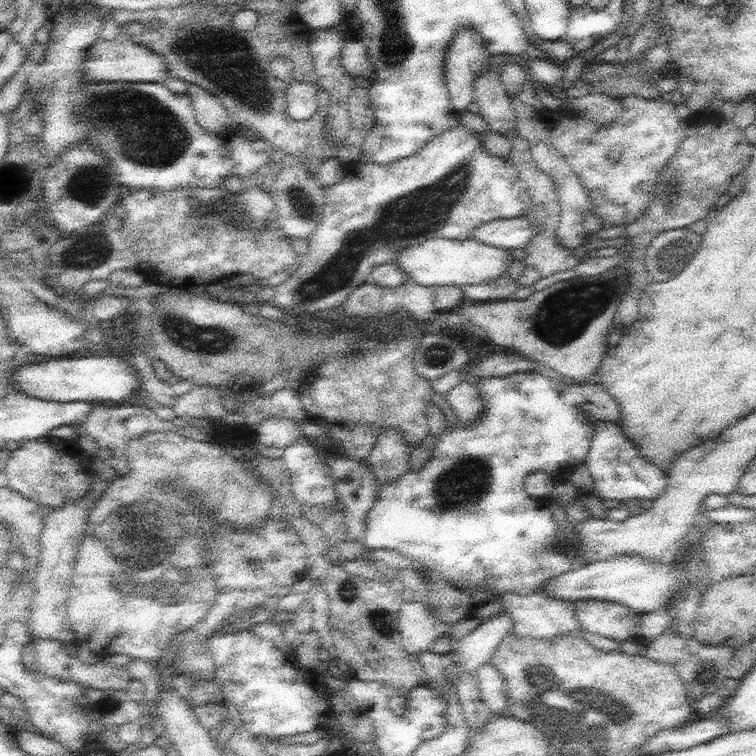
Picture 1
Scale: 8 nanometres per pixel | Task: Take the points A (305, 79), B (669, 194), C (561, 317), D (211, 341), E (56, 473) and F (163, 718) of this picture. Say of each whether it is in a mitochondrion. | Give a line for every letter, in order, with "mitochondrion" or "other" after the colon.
A: other
B: mitochondrion
C: mitochondrion
D: mitochondrion
E: mitochondrion
F: other

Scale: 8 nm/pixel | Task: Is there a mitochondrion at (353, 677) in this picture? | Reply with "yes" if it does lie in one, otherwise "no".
no

